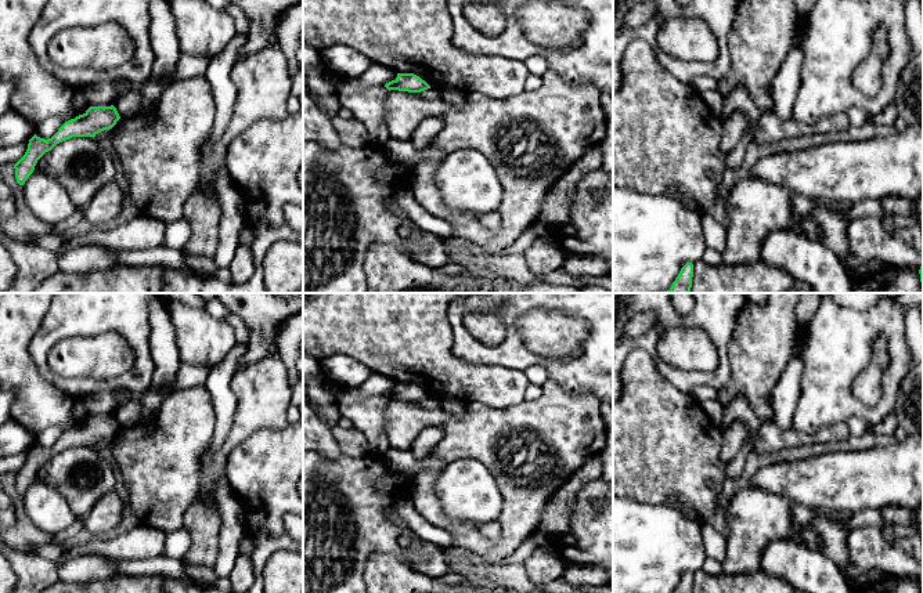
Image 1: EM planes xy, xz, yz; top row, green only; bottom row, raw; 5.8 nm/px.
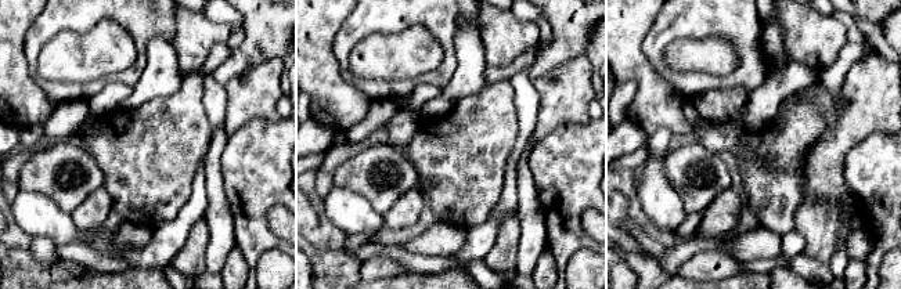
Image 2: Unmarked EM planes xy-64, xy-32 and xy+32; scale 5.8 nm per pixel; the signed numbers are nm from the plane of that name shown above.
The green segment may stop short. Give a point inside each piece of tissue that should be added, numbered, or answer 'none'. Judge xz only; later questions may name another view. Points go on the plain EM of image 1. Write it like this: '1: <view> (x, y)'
none

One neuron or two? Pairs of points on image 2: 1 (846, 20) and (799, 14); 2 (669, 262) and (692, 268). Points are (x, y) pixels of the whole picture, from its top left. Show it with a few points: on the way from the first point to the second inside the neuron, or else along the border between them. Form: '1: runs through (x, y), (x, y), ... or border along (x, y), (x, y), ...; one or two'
1: border along (832, 15), (846, 29), (846, 43), (840, 50); two
2: border along (709, 250), (692, 255), (676, 274); two

